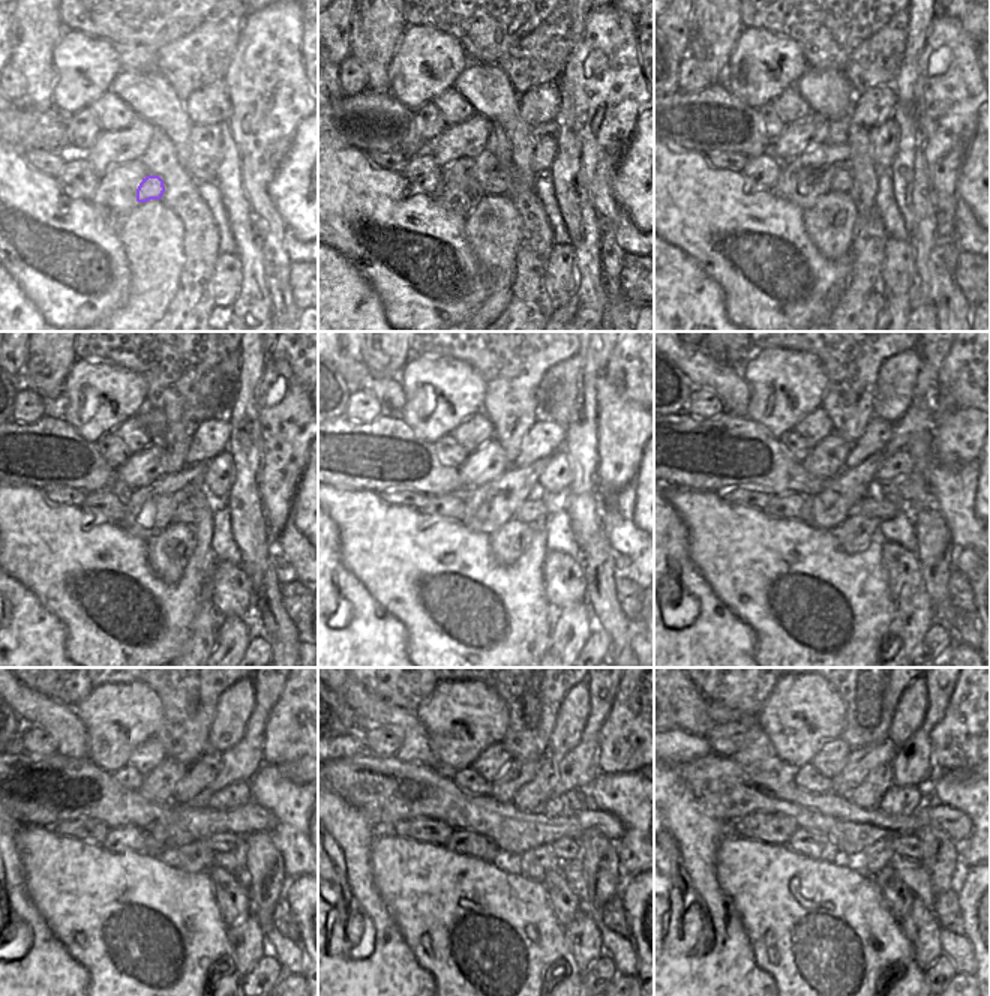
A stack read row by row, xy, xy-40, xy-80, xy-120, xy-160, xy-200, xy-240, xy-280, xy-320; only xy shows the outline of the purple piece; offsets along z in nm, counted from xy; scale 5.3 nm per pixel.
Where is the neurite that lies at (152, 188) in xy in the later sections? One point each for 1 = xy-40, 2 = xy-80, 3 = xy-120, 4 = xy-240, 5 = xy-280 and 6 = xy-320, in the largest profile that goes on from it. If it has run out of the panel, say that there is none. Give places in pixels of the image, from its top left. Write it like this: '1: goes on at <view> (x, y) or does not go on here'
1: goes on at xy-40 (498, 182)
2: goes on at xy-80 (842, 182)
3: goes on at xy-120 (185, 513)
4: goes on at xy-240 (224, 843)
5: goes on at xy-280 (564, 848)
6: goes on at xy-320 (908, 846)

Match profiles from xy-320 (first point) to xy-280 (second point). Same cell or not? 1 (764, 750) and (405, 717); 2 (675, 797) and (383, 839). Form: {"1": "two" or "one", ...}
{"1": "one", "2": "two"}

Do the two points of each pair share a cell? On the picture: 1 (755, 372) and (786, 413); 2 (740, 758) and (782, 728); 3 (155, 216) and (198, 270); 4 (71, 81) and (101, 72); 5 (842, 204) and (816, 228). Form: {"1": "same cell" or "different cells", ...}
{"1": "same cell", "2": "different cells", "3": "different cells", "4": "same cell", "5": "same cell"}

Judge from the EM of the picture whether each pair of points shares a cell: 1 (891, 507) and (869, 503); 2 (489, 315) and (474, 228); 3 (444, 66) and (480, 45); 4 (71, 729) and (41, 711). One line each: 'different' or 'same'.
1: same
2: same
3: different
4: same

